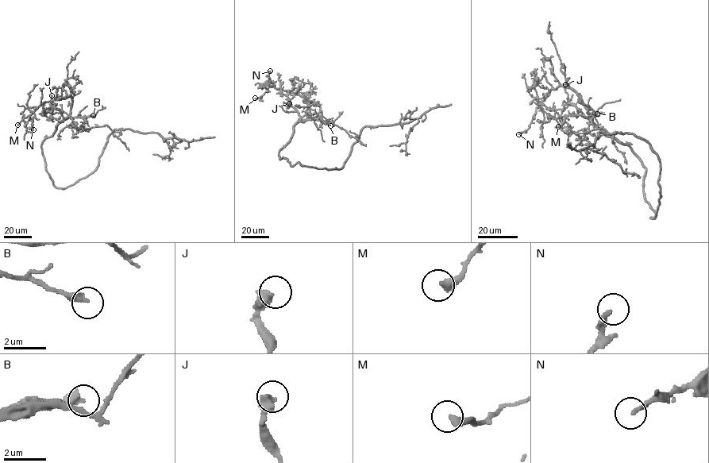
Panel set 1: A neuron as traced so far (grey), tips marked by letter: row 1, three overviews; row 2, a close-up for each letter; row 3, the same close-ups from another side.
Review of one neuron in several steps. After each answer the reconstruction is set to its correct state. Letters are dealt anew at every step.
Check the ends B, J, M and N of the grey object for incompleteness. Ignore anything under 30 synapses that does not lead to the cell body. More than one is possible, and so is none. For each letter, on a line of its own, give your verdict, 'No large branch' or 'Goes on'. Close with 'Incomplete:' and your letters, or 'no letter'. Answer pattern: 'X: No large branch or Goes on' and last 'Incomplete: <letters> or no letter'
B: No large branch
J: No large branch
M: No large branch
N: No large branch
Incomplete: no letter

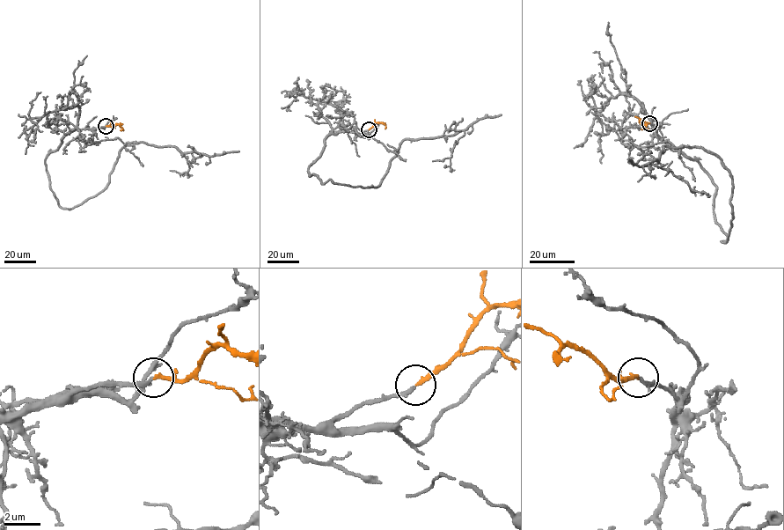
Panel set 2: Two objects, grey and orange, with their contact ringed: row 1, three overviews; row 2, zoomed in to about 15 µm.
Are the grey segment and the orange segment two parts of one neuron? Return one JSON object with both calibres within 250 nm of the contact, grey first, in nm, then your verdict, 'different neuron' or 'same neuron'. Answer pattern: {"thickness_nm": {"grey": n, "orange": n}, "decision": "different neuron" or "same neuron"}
{"thickness_nm": {"grey": 200, "orange": 240}, "decision": "same neuron"}

